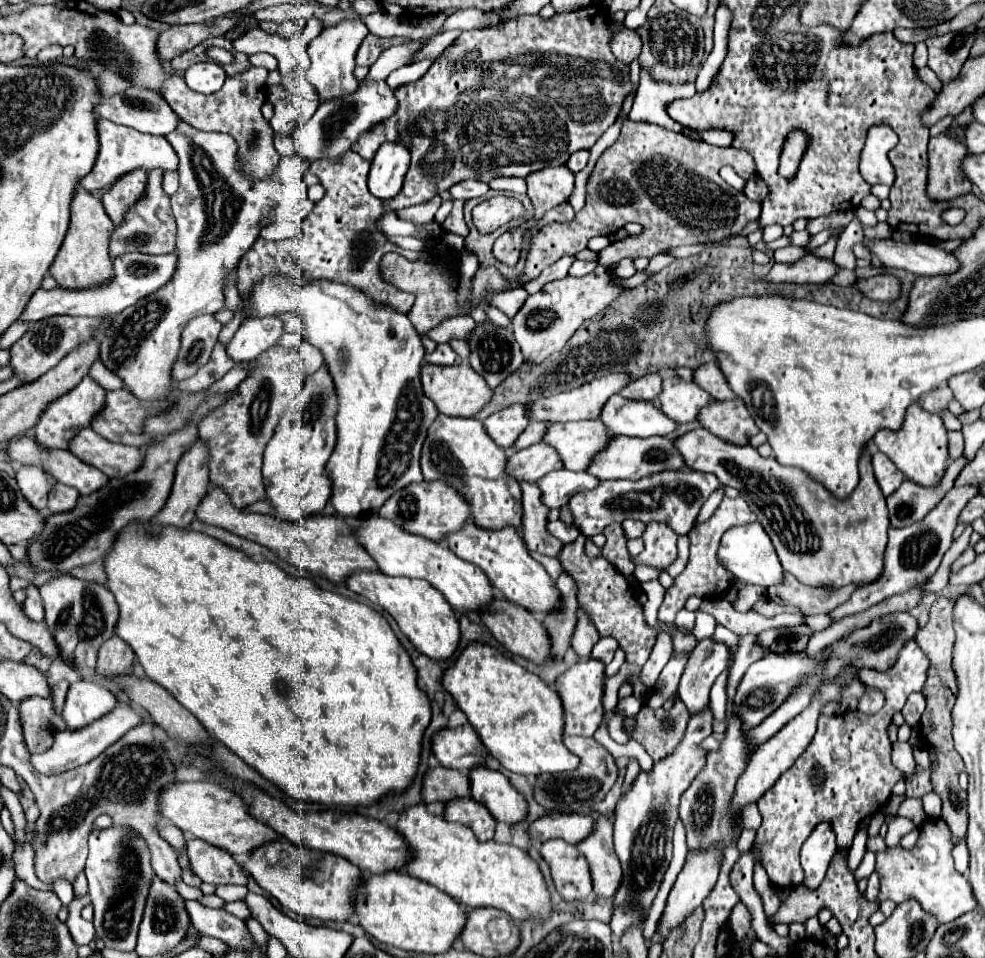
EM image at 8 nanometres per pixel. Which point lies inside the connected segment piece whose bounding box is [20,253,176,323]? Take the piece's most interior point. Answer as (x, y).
(137, 275)

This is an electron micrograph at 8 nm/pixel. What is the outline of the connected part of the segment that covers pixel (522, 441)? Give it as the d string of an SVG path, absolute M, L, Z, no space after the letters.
M532 421L526 427L526 431L518 437L514 449L524 449L524 447L530 447L534 443L540 443L542 437L544 437L544 433L546 433L546 429L548 429L548 423L546 421Z

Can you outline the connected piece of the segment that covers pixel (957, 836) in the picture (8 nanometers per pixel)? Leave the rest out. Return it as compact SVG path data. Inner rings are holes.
M946 597L936 599L936 603L932 603L930 607L930 621L926 623L926 627L920 629L914 641L930 659L928 679L922 689L928 705L920 721L920 731L932 753L932 785L944 803L942 819L952 831L952 845L958 845L966 837L968 809L966 809L966 791L960 789L958 785L958 773L964 769L964 761L954 751L954 741L952 741L952 705L956 701L956 677L952 671L952 645L954 645L952 605L954 605L954 599L946 599Z

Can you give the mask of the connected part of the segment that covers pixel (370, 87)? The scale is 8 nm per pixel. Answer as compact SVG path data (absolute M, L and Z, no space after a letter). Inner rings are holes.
M366 81L358 87L354 95L348 95L342 101L338 99L322 103L314 113L314 117L308 123L300 125L292 135L296 151L312 161L322 157L340 157L352 147L352 143L356 141L356 137L360 137L360 133L388 119L396 111L396 105L398 105L396 97L392 95L392 89L388 89L386 81Z

